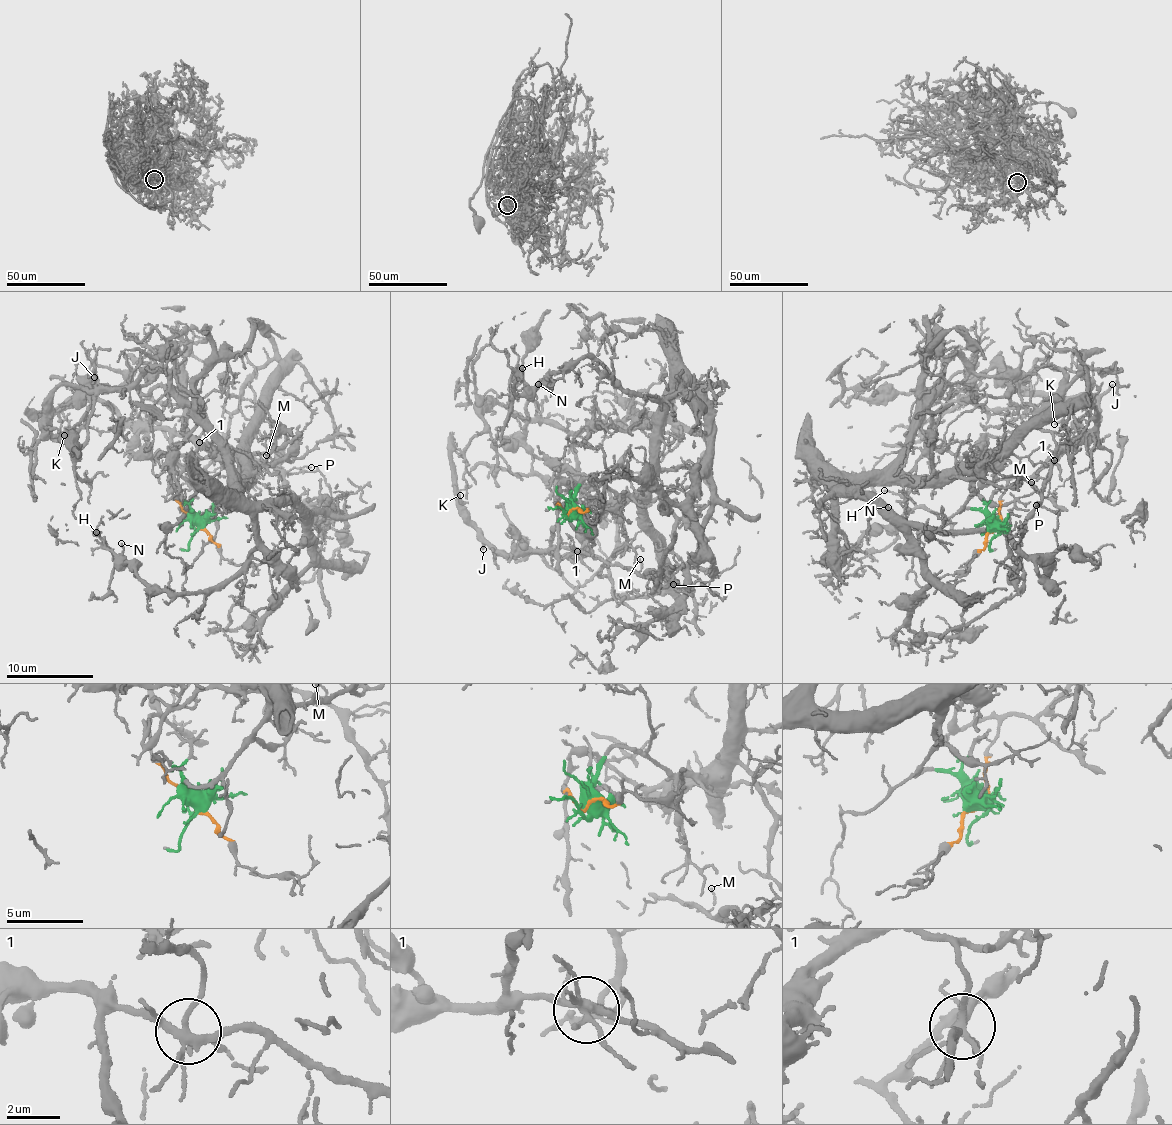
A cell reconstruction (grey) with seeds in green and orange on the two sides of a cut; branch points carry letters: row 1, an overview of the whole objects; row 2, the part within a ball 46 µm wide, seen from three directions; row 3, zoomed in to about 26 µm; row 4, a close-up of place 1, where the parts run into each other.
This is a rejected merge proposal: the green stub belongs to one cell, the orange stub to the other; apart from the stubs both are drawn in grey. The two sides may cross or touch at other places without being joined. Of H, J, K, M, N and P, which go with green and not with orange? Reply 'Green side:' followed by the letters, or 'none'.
Green side: H, N

